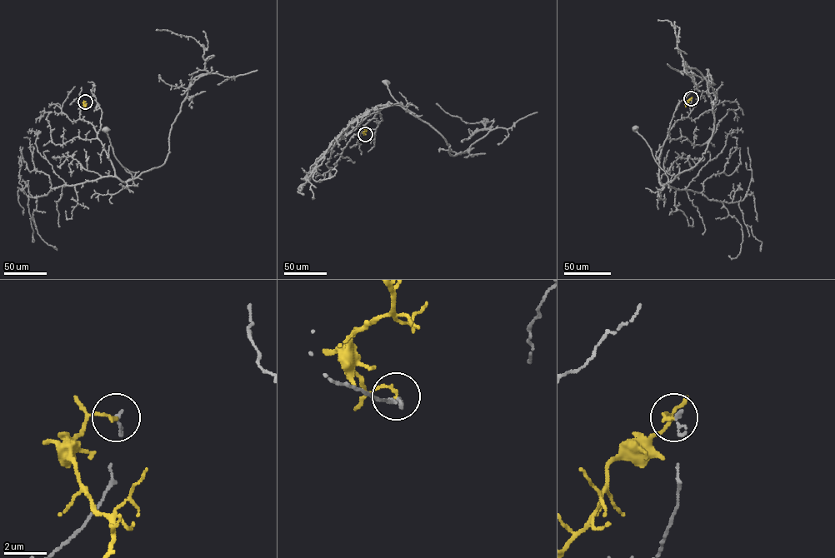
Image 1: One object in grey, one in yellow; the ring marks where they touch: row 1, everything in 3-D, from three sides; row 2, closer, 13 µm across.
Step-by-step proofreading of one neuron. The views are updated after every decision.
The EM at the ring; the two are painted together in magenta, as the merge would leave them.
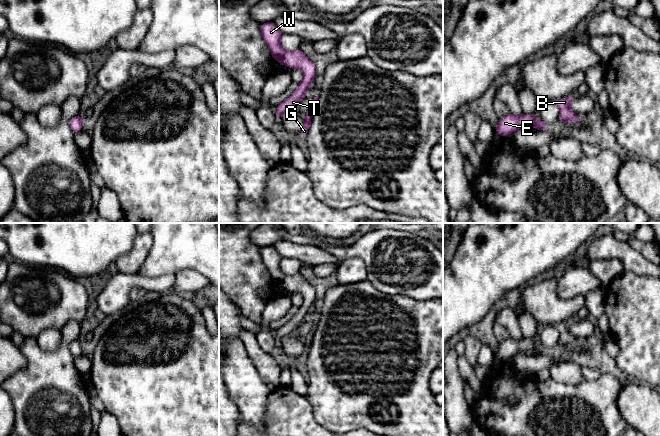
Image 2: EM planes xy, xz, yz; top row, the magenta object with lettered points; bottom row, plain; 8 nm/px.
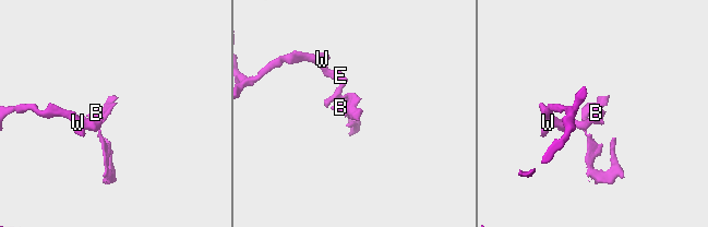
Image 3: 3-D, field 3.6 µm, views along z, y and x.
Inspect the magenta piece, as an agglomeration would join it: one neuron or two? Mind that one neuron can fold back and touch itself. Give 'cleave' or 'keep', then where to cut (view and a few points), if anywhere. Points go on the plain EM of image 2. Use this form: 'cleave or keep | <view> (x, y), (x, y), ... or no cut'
cleave | yz (535, 341), (535, 347), (539, 353)

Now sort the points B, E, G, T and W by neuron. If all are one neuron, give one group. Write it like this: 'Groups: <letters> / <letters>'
Groups: B G / E T W

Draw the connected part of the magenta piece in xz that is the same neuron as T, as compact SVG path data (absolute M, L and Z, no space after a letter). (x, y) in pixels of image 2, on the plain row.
M273 246L261 248L260 255L274 284L291 293L300 293L304 298L302 305L298 308L292 320L277 329L276 340L279 342L282 337L294 333L305 320L308 309L314 305L316 291L300 272L294 275L285 275L281 271L280 261L282 257Z

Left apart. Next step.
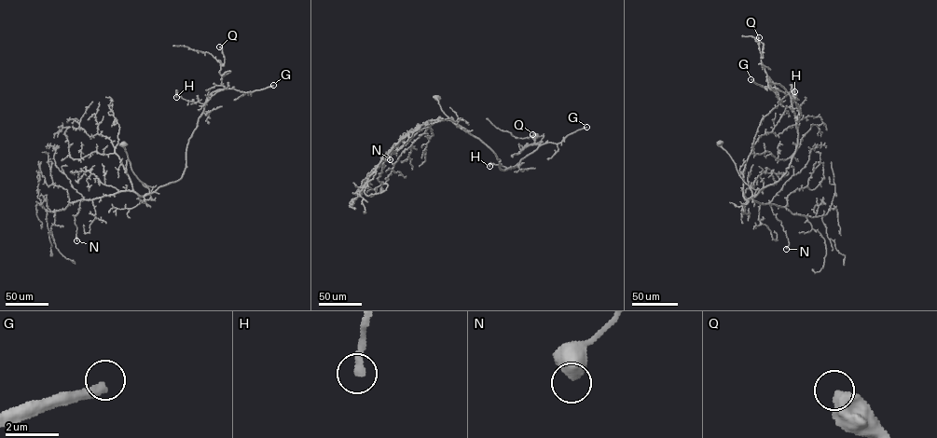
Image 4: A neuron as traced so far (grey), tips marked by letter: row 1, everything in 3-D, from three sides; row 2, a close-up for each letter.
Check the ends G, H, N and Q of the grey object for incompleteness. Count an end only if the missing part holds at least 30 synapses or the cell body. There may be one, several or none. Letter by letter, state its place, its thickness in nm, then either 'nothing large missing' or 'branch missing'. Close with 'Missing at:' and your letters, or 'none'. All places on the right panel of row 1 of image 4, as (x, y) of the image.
G: (750, 79) | 360 nm | branch missing
H: (794, 91) | 240 nm | nothing large missing
N: (786, 249) | 600 nm | nothing large missing
Q: (759, 37) | 550 nm | nothing large missing
Missing at: G

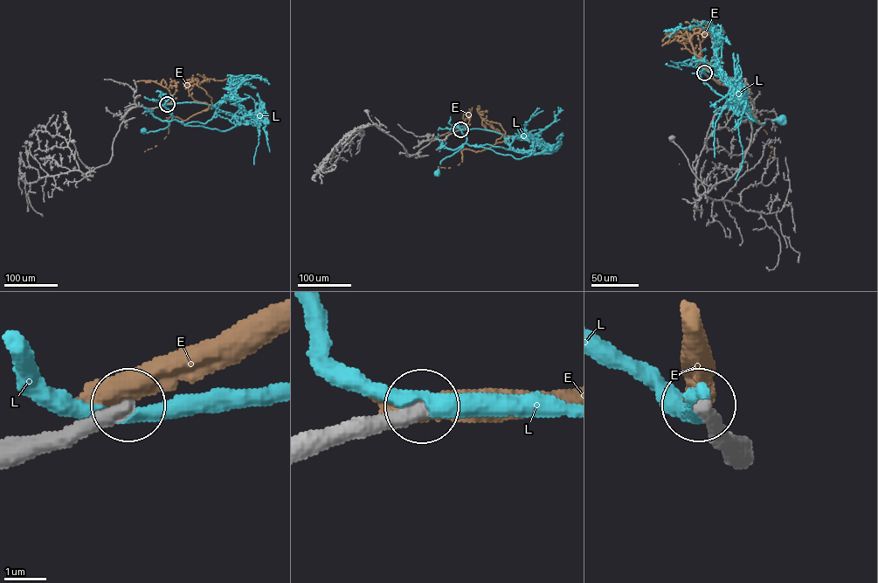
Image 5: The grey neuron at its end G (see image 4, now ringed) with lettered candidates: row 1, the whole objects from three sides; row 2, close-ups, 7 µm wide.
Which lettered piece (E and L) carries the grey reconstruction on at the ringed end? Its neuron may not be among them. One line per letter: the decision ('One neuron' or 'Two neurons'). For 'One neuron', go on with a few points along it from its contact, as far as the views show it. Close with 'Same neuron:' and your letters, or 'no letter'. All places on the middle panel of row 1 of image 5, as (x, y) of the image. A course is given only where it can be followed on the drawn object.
E: Two neurons
L: Two neurons
Same neuron: no letter

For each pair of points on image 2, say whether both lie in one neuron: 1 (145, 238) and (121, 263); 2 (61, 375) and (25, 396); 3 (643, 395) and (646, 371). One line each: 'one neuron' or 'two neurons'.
1: one neuron
2: one neuron
3: two neurons

